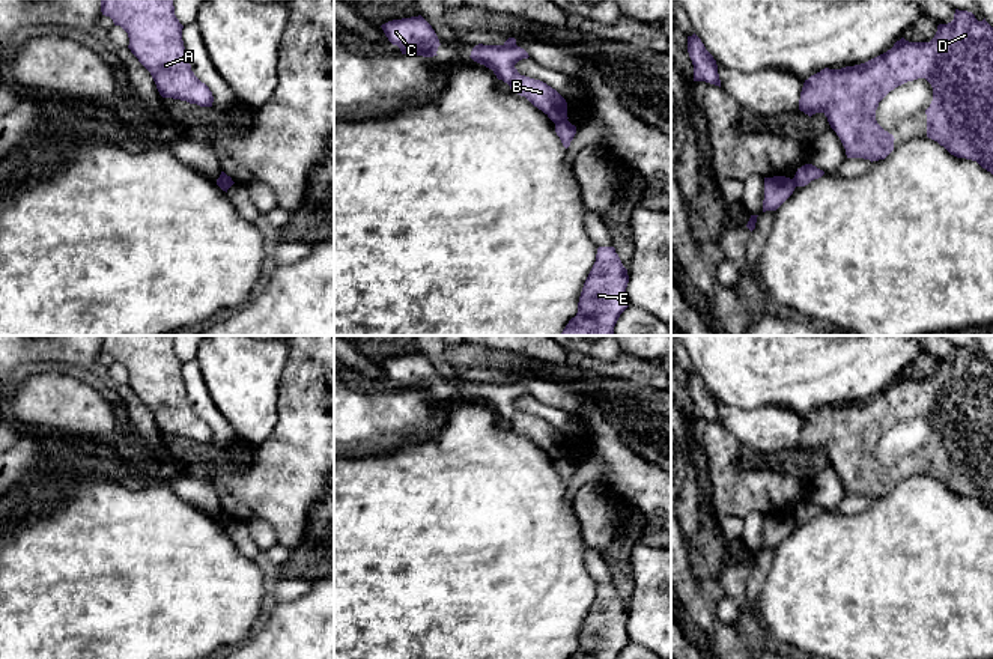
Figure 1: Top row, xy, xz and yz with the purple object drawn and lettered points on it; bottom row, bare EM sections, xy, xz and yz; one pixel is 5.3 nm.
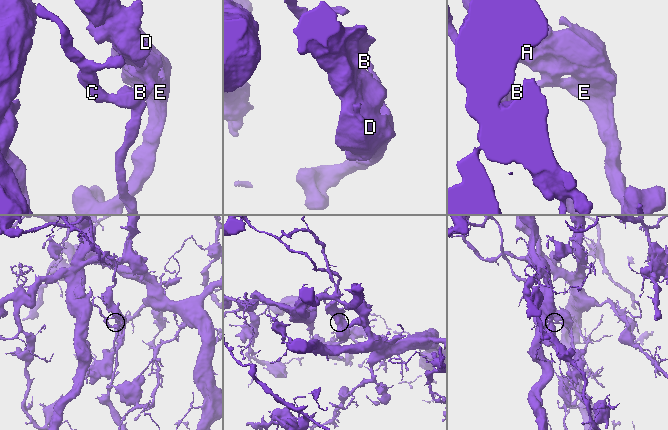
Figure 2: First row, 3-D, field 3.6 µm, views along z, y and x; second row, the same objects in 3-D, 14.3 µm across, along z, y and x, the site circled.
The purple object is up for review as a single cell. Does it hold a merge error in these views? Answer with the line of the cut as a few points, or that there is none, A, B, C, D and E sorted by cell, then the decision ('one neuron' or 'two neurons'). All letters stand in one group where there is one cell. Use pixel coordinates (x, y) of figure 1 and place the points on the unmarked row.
xz (566, 456), (555, 461) | A D E / B C | two neurons

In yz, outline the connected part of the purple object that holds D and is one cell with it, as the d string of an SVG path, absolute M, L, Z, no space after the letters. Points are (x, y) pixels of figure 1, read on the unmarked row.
M955 346L954 357L939 361L930 379L909 379L901 375L891 387L865 400L841 406L821 406L805 417L799 447L809 454L823 450L840 474L847 495L864 495L871 500L885 497L894 487L895 475L876 457L879 439L895 424L918 415L925 415L933 424L933 438L925 447L927 474L937 478L951 492L976 498L993 512L993 364L985 355L978 358L972 349Z

